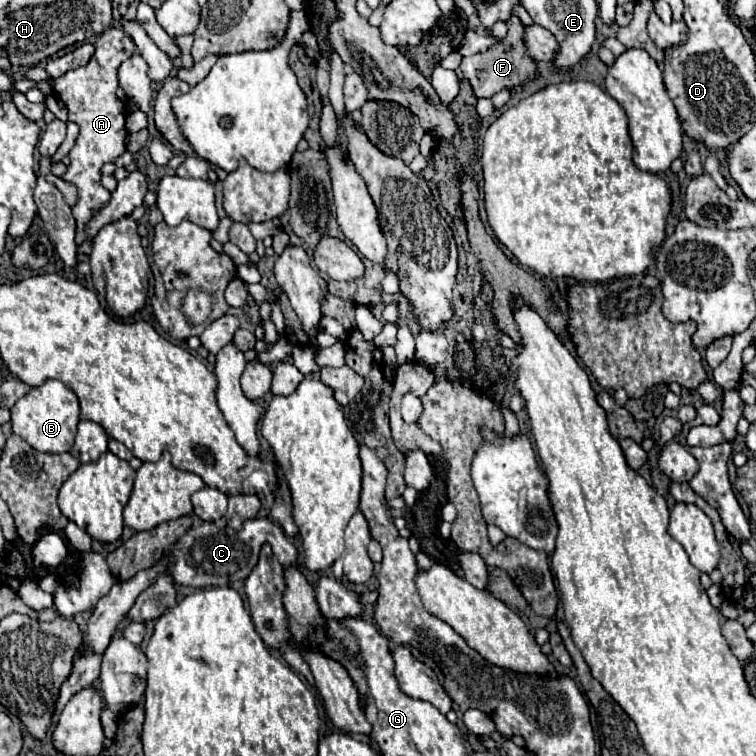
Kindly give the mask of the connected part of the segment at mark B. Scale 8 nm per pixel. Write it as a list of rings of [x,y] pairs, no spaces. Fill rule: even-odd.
[[[48,380],[32,388],[12,406],[12,432],[24,438],[34,450],[48,454],[68,452],[74,444],[76,426],[80,422],[80,406],[76,394],[60,380]]]

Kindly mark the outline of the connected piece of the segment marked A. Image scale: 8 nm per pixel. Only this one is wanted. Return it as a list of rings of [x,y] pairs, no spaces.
[[[110,26],[108,30],[104,30],[104,34],[96,36],[94,44],[96,44],[96,54],[86,66],[68,70],[60,78],[52,80],[52,88],[54,92],[58,92],[58,100],[68,110],[68,120],[76,122],[80,128],[78,140],[70,150],[68,172],[62,176],[64,180],[76,184],[80,192],[80,200],[72,208],[72,214],[78,222],[80,238],[84,238],[84,226],[92,220],[96,212],[100,212],[106,206],[110,198],[110,192],[100,186],[100,168],[106,162],[114,162],[126,150],[124,122],[128,114],[126,112],[128,98],[118,84],[118,66],[124,60],[128,60],[136,50],[136,44],[132,42],[132,38],[128,38],[128,34],[116,26]]]

